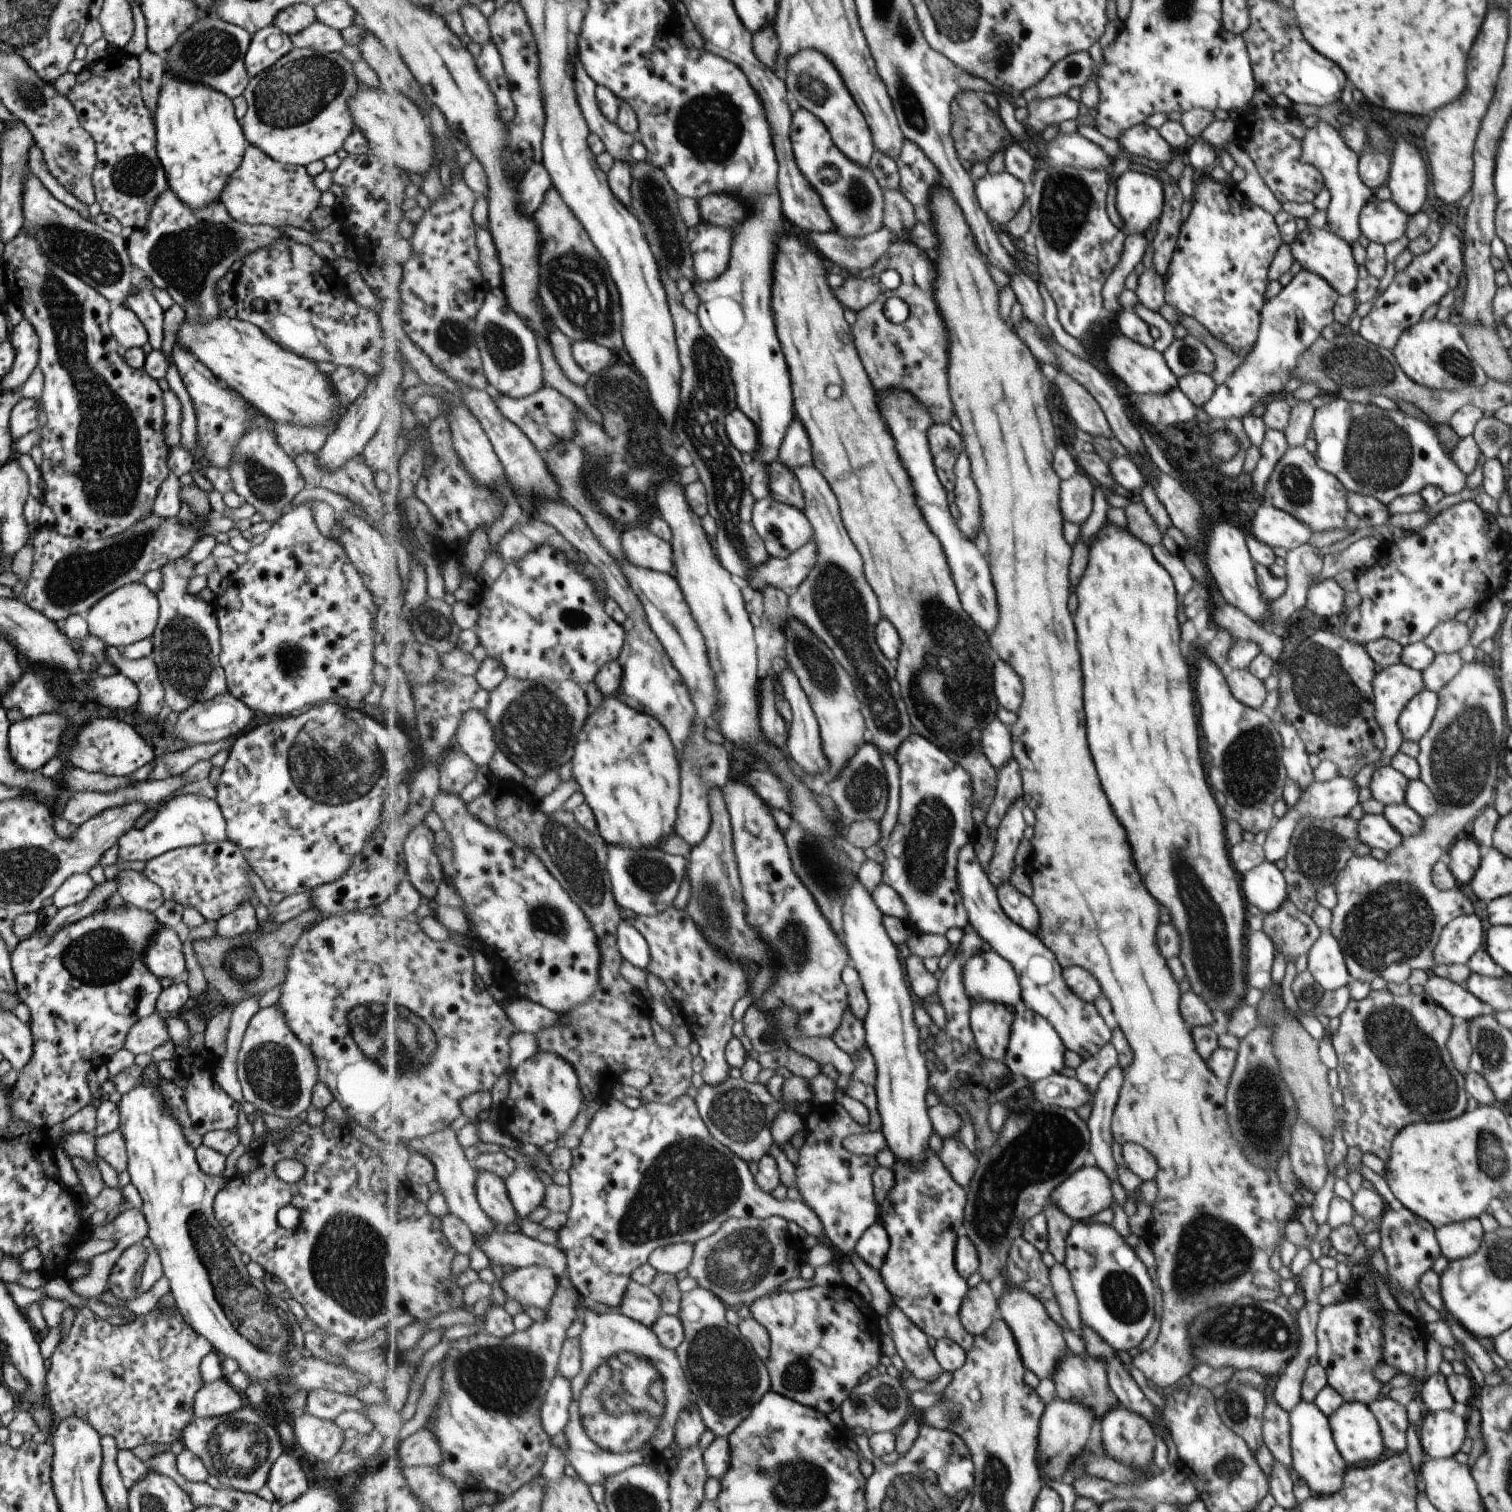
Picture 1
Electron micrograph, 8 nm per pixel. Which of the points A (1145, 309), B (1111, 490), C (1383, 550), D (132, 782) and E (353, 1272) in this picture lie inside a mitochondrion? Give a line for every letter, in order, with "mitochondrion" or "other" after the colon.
A: other
B: other
C: other
D: other
E: mitochondrion

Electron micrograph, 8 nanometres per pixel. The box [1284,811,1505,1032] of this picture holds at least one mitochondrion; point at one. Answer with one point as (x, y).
(1393, 923)

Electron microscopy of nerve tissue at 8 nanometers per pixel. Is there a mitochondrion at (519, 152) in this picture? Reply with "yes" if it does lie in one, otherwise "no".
no

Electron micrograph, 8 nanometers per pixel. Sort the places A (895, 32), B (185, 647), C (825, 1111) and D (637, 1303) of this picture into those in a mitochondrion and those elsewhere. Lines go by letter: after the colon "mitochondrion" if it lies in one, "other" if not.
A: mitochondrion
B: mitochondrion
C: other
D: other

